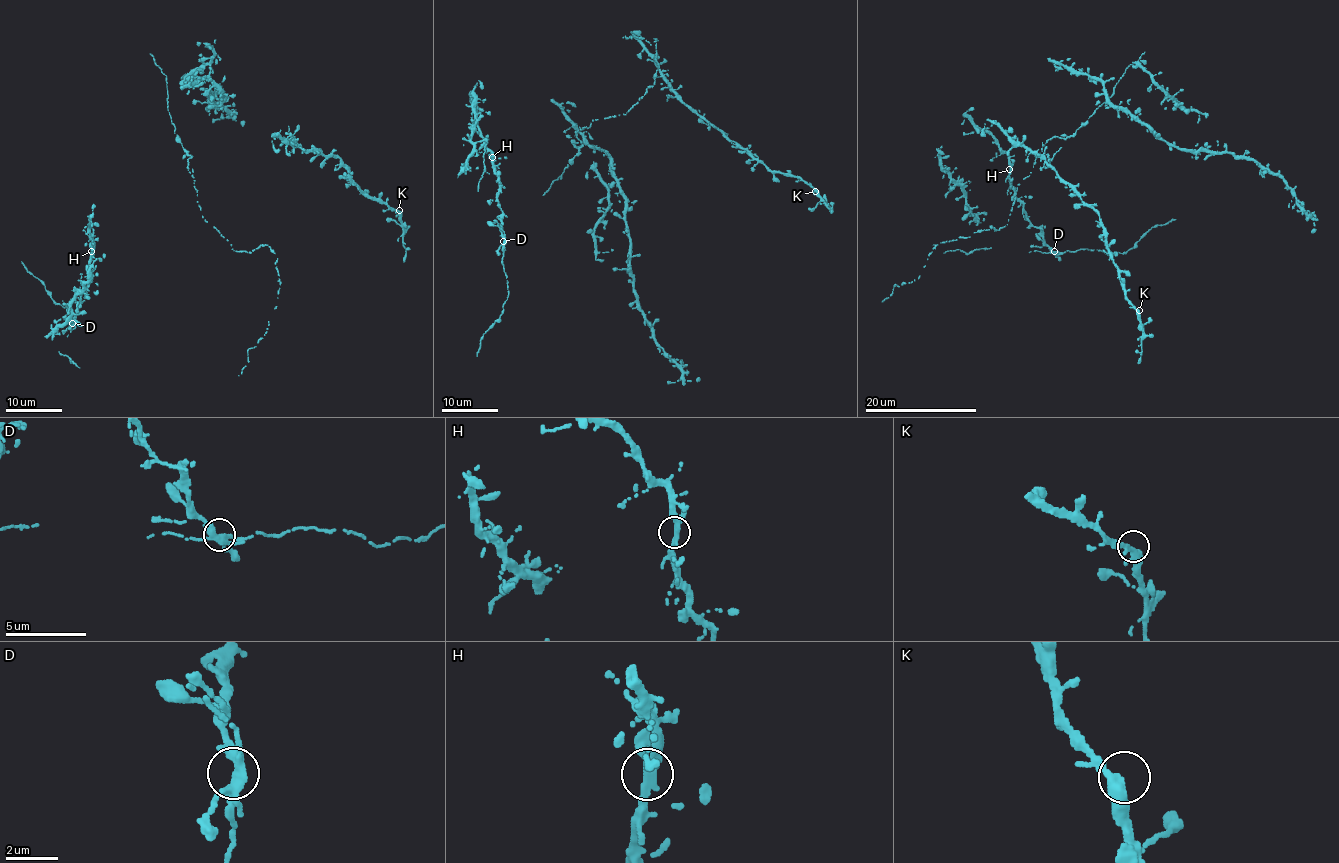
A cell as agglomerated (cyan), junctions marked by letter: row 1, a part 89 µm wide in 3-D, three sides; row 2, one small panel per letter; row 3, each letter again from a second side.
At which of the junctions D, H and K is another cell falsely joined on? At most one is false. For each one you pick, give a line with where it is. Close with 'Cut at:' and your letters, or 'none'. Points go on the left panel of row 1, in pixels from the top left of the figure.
Cut at: none

